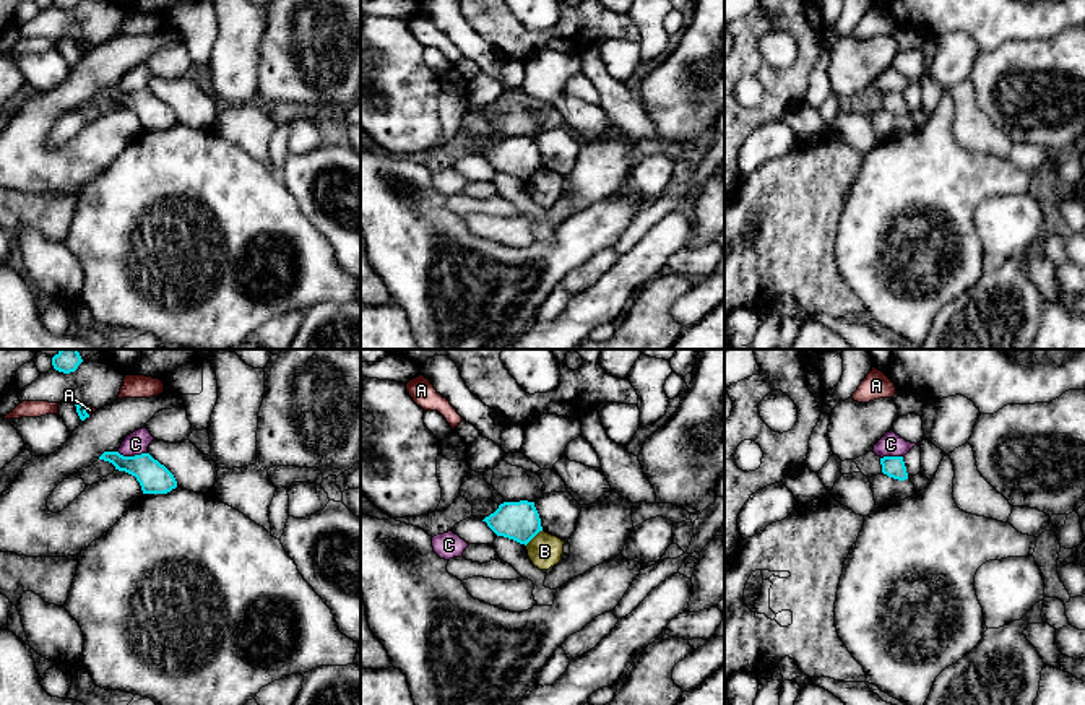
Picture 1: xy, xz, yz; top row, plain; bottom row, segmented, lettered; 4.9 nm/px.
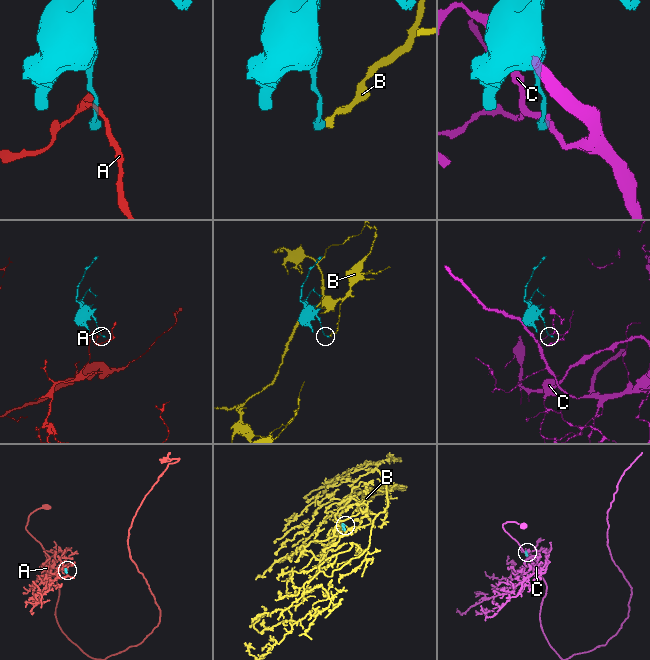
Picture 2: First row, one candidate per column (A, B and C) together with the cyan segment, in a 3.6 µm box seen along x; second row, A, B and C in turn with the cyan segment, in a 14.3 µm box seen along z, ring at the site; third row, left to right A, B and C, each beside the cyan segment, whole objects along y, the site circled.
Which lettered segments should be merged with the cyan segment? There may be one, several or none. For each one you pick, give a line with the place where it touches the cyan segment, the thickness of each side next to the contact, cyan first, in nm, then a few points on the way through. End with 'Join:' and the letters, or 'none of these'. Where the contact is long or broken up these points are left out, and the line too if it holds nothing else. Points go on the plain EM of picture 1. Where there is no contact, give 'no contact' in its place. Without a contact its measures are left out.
Join: none of these

